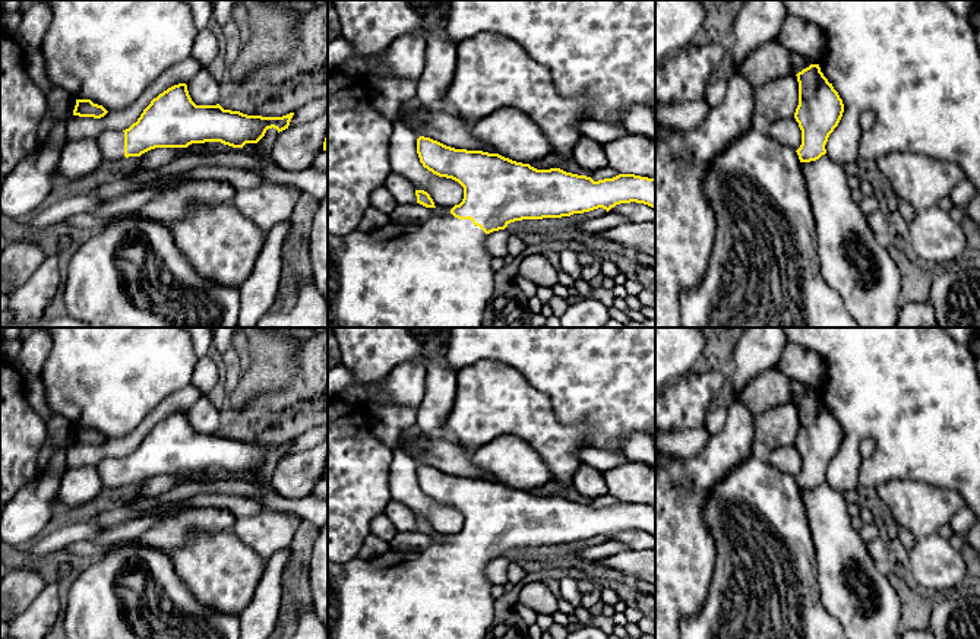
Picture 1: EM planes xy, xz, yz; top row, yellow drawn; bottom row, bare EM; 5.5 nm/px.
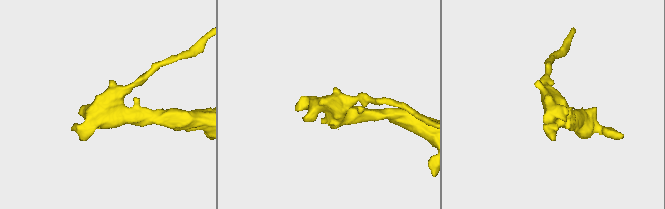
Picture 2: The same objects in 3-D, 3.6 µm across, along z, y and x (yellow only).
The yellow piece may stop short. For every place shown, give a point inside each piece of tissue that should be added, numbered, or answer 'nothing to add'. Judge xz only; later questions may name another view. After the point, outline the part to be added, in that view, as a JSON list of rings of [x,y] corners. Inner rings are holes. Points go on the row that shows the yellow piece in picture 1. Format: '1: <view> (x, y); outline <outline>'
1: xz (436, 274); outline [[[395,121],[389,146],[392,171],[405,177],[415,190],[427,192],[436,208],[448,211],[421,224],[391,222],[379,230],[355,230],[344,237],[328,234],[328,328],[483,328],[483,313],[494,297],[487,234],[471,219],[458,219],[451,213],[462,202],[464,187],[423,167],[417,139],[407,124]]]

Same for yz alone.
1: yz (914, 63); outline [[[783,0],[788,16],[800,18],[819,26],[828,42],[826,54],[819,63],[821,72],[828,82],[838,92],[844,104],[844,113],[829,135],[825,145],[826,155],[837,164],[845,165],[862,159],[878,161],[892,152],[917,152],[939,161],[957,164],[965,178],[980,193],[980,51],[976,41],[976,29],[971,22],[955,13],[945,0]],[[863,111],[873,111],[876,116],[875,124],[870,130],[864,132],[860,127],[860,114]]]

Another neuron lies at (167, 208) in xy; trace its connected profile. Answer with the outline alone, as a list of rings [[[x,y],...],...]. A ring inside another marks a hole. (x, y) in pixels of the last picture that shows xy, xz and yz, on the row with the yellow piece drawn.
[[[196,178],[157,194],[135,213],[145,219],[158,221],[170,228],[184,216],[186,206],[190,202],[208,205],[231,203],[235,193],[237,189],[230,181]]]

